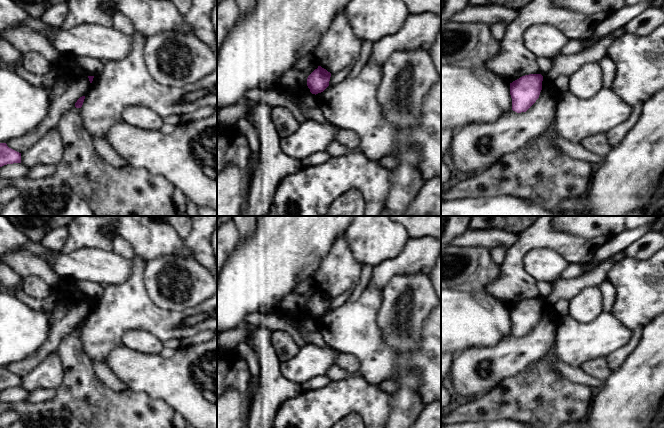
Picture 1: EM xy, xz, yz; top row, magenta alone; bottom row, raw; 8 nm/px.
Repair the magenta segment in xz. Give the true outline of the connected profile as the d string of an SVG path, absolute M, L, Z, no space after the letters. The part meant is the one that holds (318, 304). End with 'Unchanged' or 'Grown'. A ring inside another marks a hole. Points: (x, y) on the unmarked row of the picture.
M318 290L307 302L307 310L312 318L323 316L328 310L331 297Z. Unchanged

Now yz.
M529 298L510 307L512 334L517 337L526 336L539 322L542 305L541 298Z. Unchanged

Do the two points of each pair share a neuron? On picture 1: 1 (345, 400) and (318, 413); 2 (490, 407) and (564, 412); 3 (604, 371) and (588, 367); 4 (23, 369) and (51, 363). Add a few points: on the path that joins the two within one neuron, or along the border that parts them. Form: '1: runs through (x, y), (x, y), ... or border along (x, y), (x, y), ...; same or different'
1: runs through (338, 400), (325, 406); same
2: runs through (508, 407), (546, 407); same
3: runs through (600, 369), (592, 367); same
4: border along (55, 351), (50, 353), (21, 378); different

